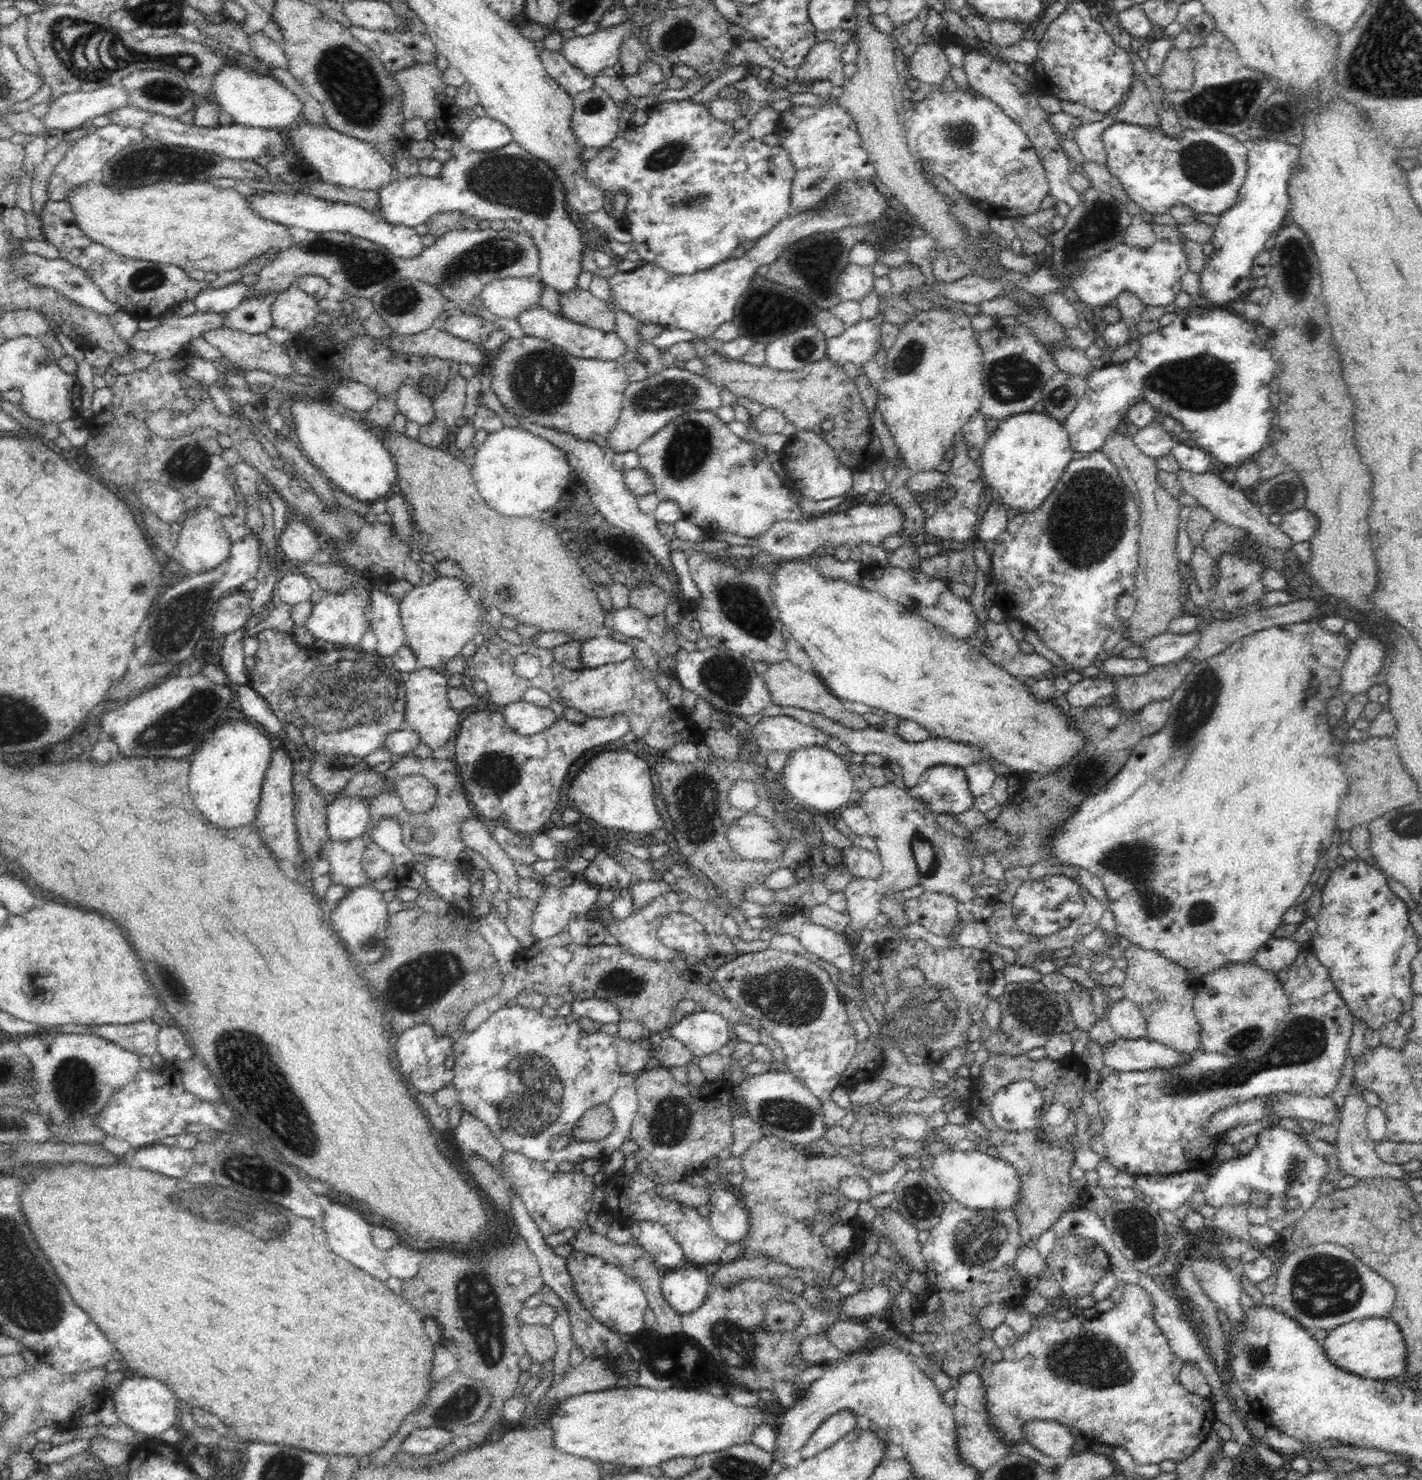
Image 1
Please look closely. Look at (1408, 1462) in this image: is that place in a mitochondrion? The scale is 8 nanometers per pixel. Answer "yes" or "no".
no

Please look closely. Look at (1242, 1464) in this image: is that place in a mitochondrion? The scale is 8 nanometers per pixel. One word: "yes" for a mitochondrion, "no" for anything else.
no

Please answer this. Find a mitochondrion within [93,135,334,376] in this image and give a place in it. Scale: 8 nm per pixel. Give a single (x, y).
(155, 162)

